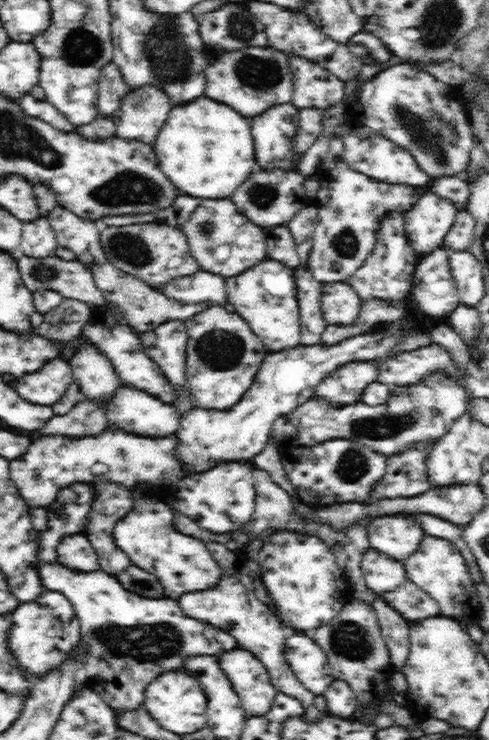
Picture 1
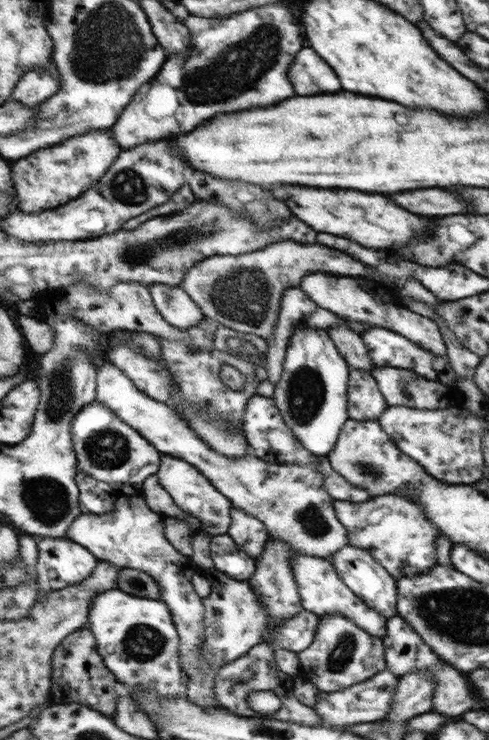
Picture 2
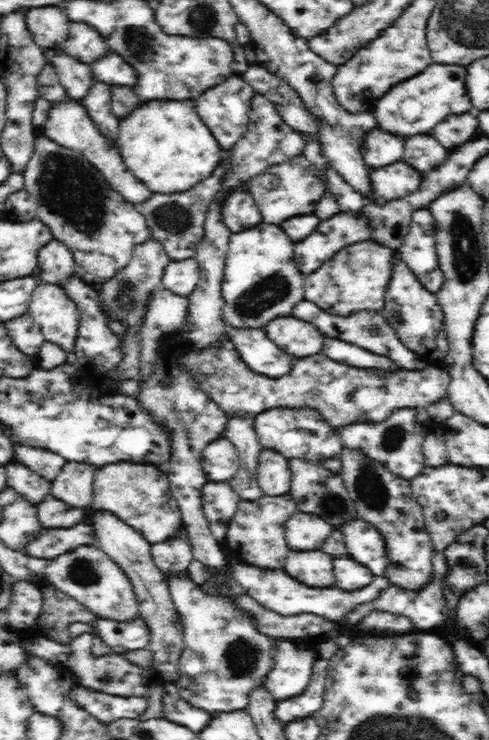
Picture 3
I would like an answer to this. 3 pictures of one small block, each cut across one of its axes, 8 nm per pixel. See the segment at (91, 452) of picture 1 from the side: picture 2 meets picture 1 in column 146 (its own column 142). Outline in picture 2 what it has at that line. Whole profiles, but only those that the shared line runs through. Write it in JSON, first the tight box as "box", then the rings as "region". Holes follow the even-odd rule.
{"box":[72,402,162,495],"region":[[[102,402],[85,405],[72,422],[72,431],[80,470],[125,495],[138,493],[141,484],[160,469],[162,452]]]}

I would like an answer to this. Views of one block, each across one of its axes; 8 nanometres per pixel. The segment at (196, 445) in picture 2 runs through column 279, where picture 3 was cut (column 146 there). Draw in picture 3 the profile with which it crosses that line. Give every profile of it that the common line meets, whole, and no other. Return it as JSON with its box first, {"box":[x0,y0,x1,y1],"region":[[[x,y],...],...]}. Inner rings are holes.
{"box":[91,461,184,545],"region":[[[119,461],[96,469],[93,478],[91,510],[114,513],[136,529],[151,545],[167,542],[184,527],[178,503],[170,492],[166,471],[148,464]]]}

